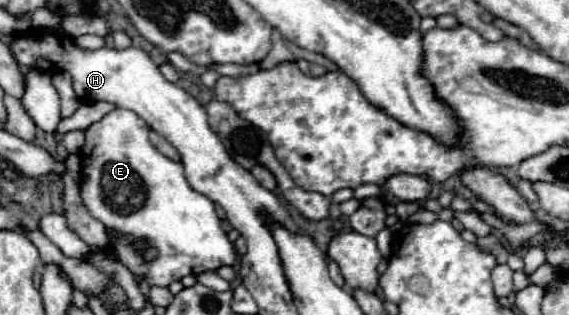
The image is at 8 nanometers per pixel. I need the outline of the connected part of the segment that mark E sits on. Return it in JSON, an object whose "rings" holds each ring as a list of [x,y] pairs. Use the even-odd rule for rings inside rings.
{"rings":[[[116,108],[106,114],[102,120],[86,128],[86,144],[80,152],[82,160],[82,180],[80,192],[86,210],[100,220],[106,230],[114,230],[112,242],[118,260],[128,266],[136,276],[146,278],[150,286],[170,286],[174,280],[180,280],[188,274],[198,276],[206,270],[218,270],[220,266],[232,266],[236,260],[234,244],[228,240],[226,232],[220,228],[220,218],[216,216],[214,202],[204,194],[192,190],[184,176],[182,162],[172,162],[164,158],[148,140],[148,124],[130,110]],[[140,242],[148,242],[156,250],[152,262],[144,262],[144,256],[138,248]]]}

